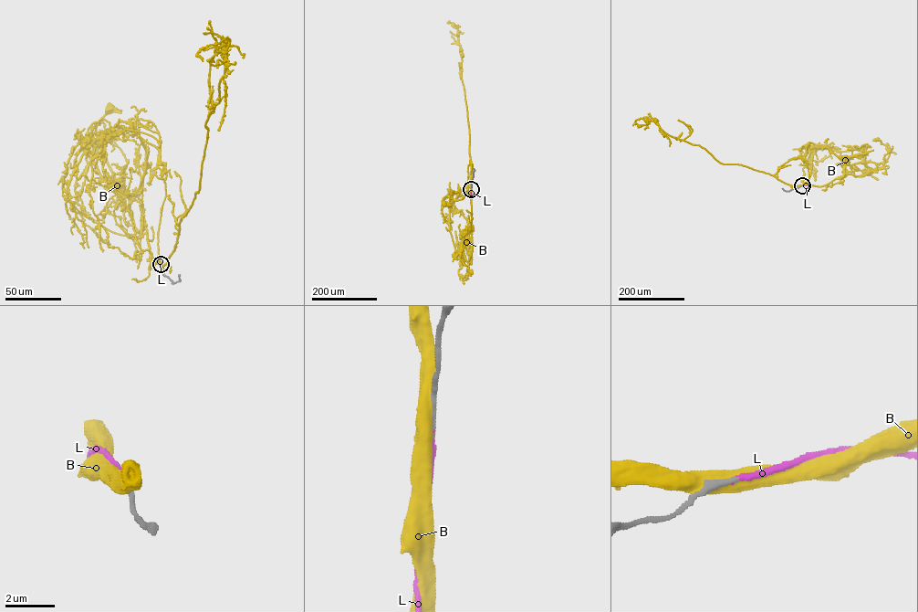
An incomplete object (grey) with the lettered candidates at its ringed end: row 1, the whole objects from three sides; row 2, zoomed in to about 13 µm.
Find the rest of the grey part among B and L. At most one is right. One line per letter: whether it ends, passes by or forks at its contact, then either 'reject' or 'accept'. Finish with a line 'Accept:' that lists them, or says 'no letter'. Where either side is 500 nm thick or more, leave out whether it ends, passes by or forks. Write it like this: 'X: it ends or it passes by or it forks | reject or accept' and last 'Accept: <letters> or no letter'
B: reject
L: it ends | accept
Accept: L

